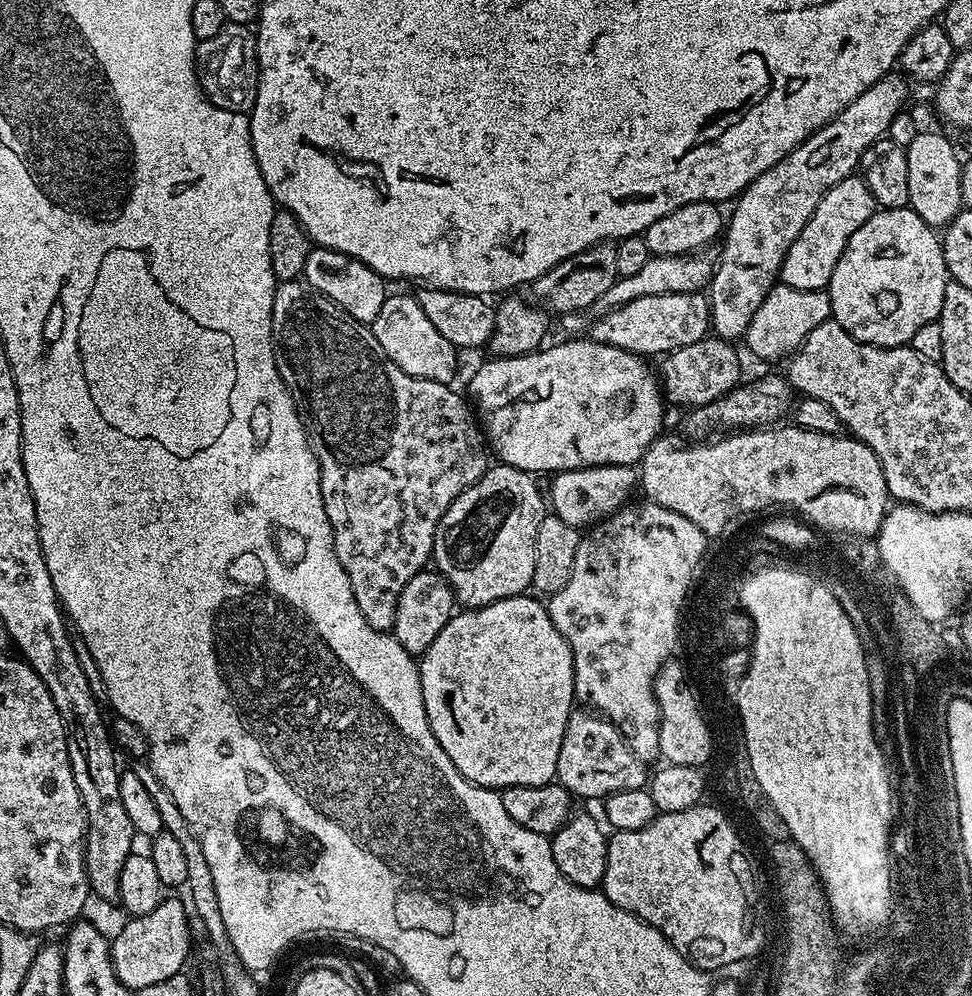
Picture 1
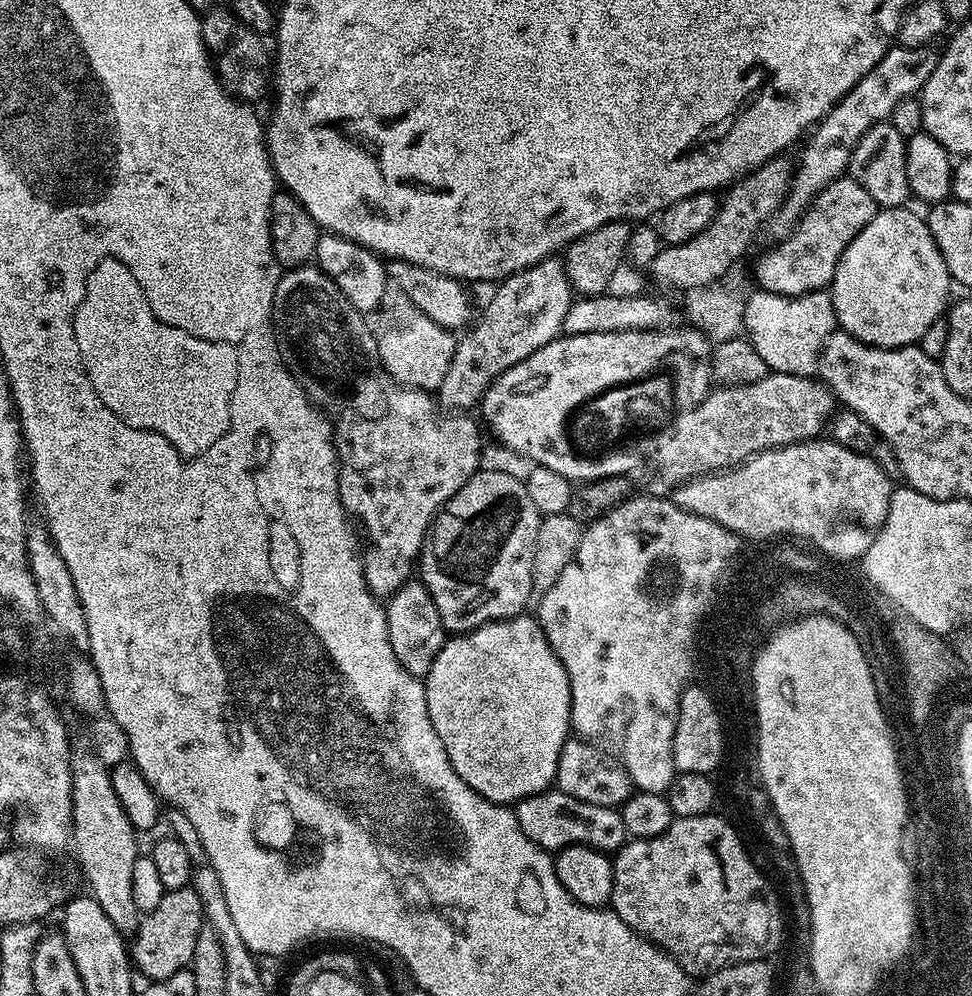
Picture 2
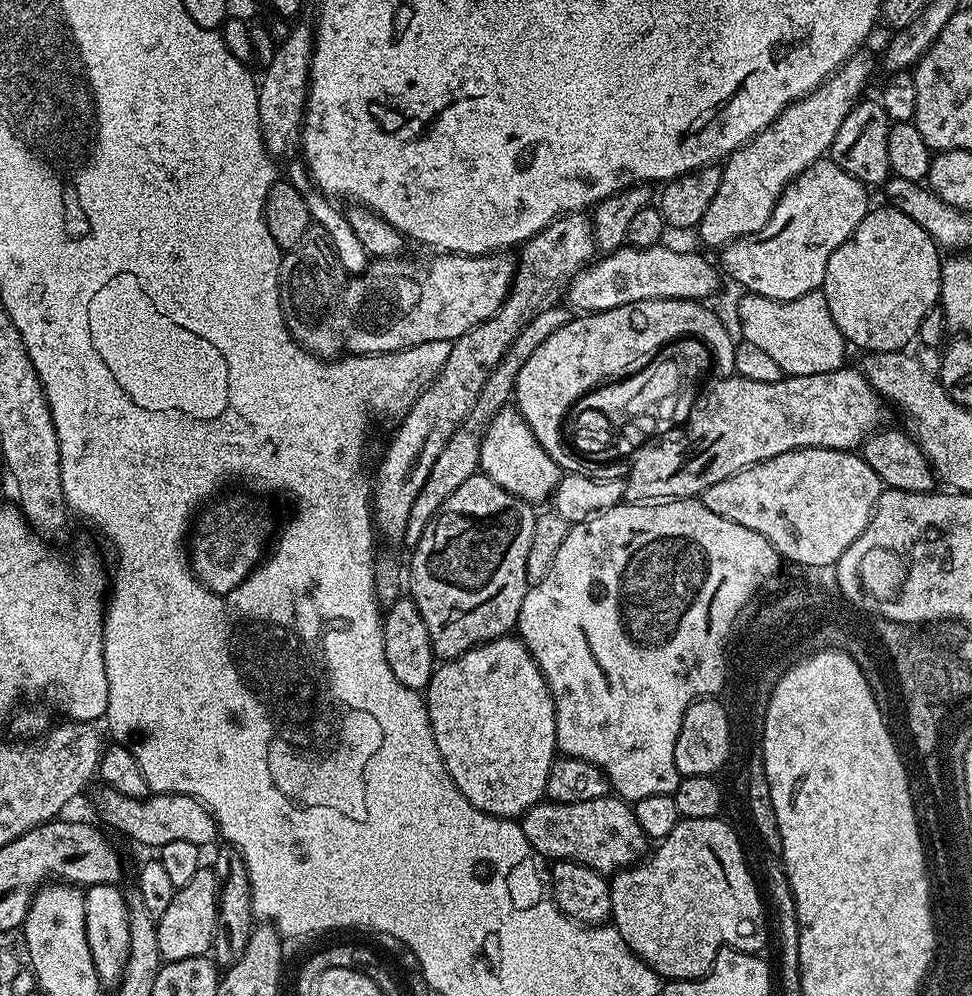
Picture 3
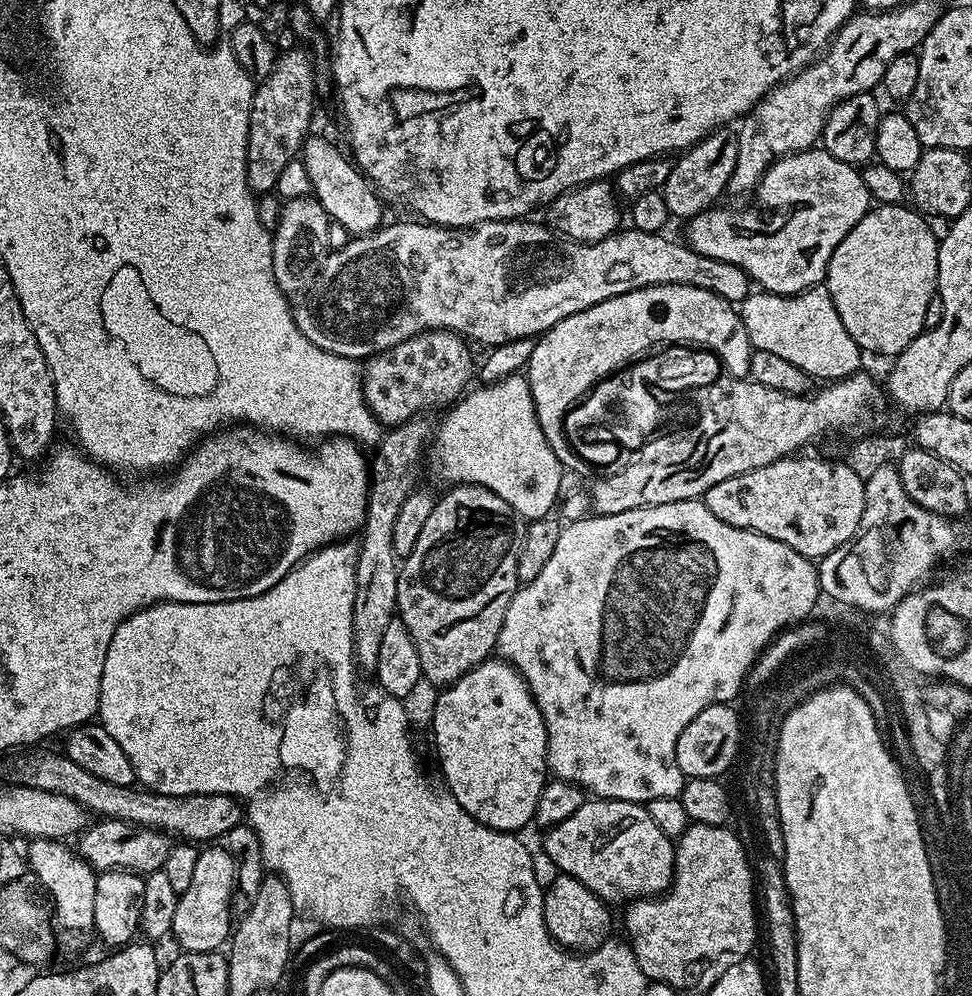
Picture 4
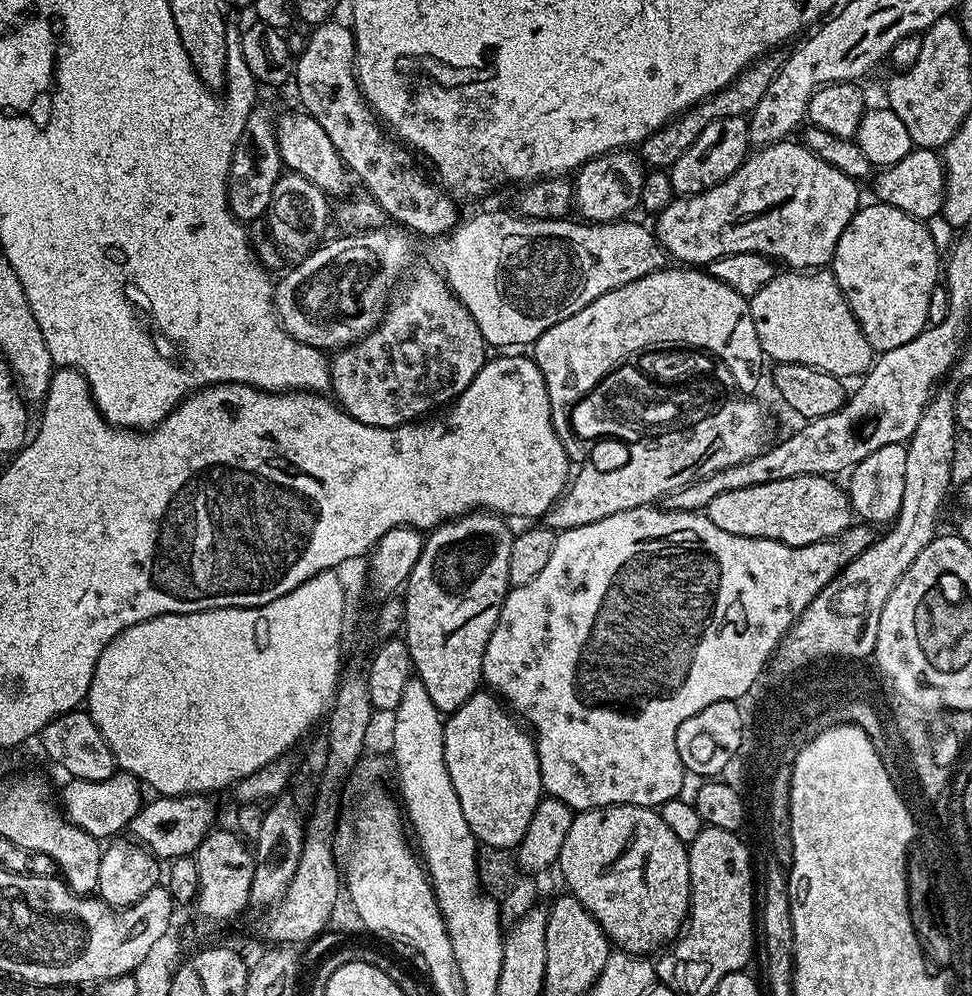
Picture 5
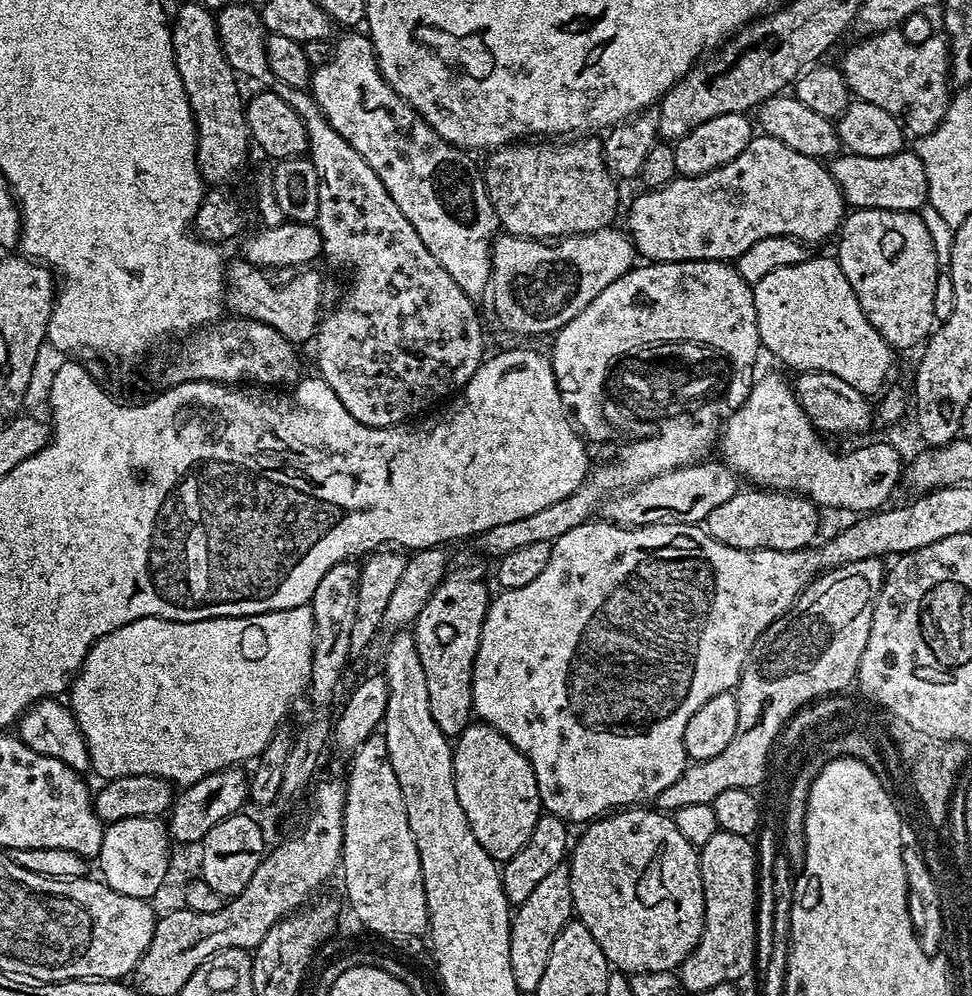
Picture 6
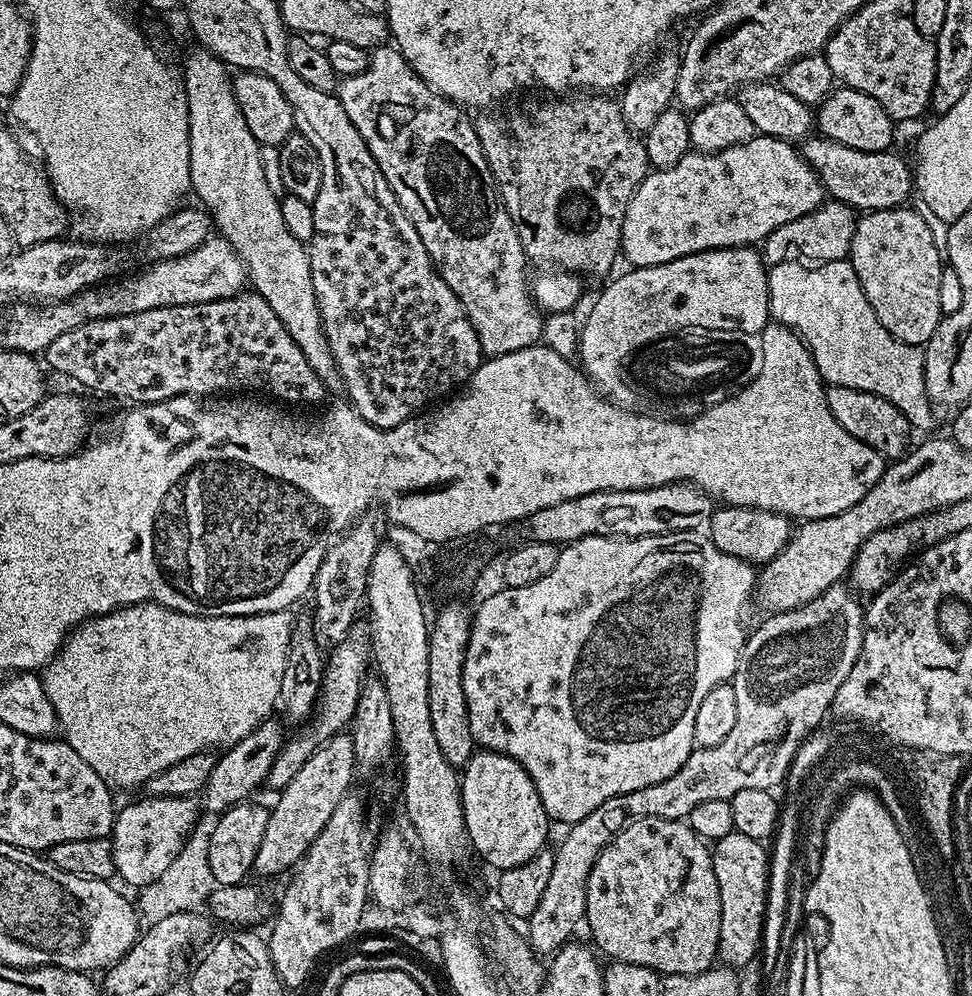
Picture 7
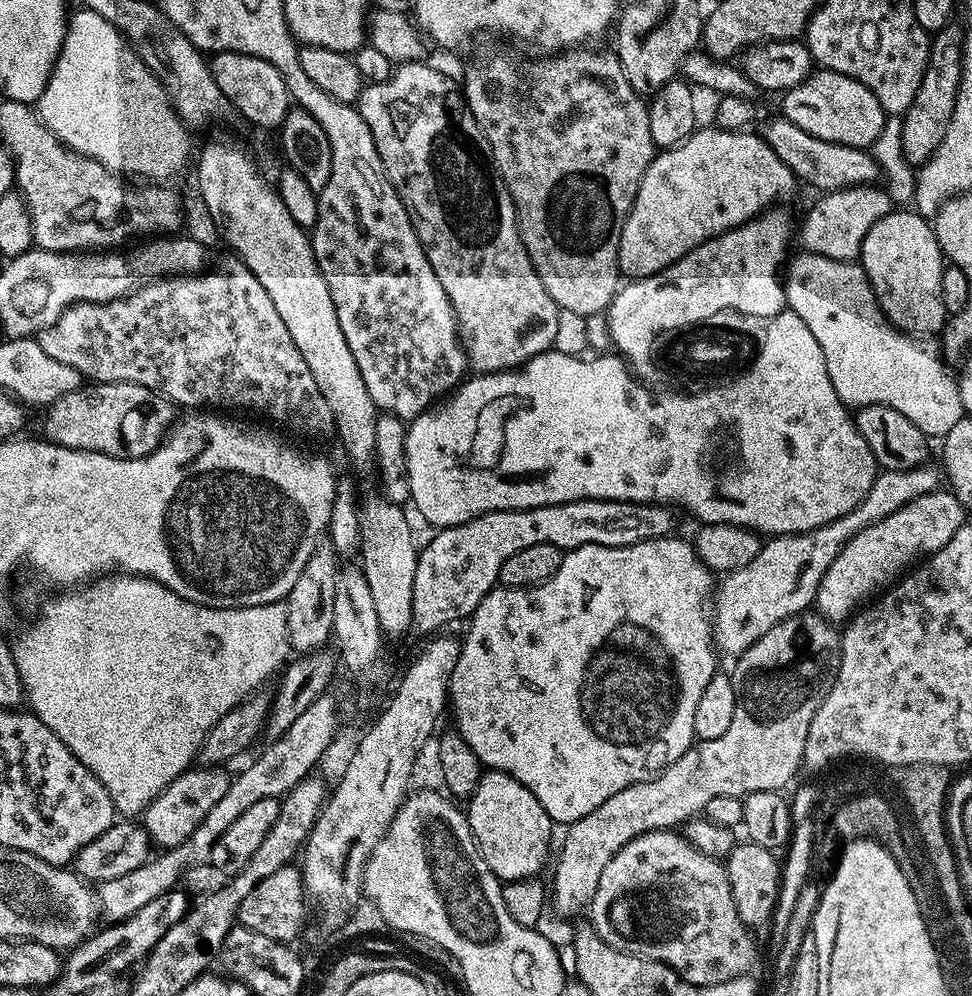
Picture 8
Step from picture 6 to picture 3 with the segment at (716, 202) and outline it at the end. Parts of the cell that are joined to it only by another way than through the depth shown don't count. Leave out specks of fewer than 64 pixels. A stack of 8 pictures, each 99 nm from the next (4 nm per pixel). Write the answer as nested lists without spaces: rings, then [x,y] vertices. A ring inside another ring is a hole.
[[[830,158],[814,162],[798,178],[794,178],[786,186],[784,193],[774,206],[774,214],[762,230],[749,236],[730,242],[719,253],[719,267],[723,275],[728,276],[736,284],[741,284],[749,293],[765,296],[771,300],[793,300],[802,298],[808,292],[817,291],[824,283],[826,266],[830,262],[830,254],[842,246],[854,234],[862,218],[870,211],[868,204],[869,189],[862,182],[850,178],[846,170],[842,170]]]

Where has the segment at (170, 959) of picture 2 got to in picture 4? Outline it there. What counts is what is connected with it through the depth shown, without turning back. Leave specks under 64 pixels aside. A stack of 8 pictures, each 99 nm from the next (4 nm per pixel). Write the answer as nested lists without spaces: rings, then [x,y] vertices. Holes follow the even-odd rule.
[[[222,846],[201,847],[190,890],[179,893],[174,906],[171,933],[183,951],[214,952],[225,947],[234,928],[232,894],[235,890],[236,863],[230,853]]]

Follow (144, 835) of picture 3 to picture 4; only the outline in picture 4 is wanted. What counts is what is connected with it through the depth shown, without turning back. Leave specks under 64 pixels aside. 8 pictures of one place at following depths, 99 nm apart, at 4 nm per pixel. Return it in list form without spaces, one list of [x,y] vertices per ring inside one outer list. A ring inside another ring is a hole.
[[[40,750],[25,751],[28,752],[25,756],[17,758],[16,765],[12,768],[16,775],[15,783],[22,788],[66,794],[87,808],[89,813],[100,818],[125,820],[139,828],[157,828],[158,831],[169,834],[177,832],[181,841],[204,844],[215,841],[212,840],[214,838],[221,839],[234,825],[241,823],[244,816],[241,803],[230,795],[167,796],[141,790],[136,786],[114,786],[114,782],[106,782],[95,774],[90,774],[90,770],[82,770],[82,766],[78,766],[78,762],[69,756],[36,751]]]

